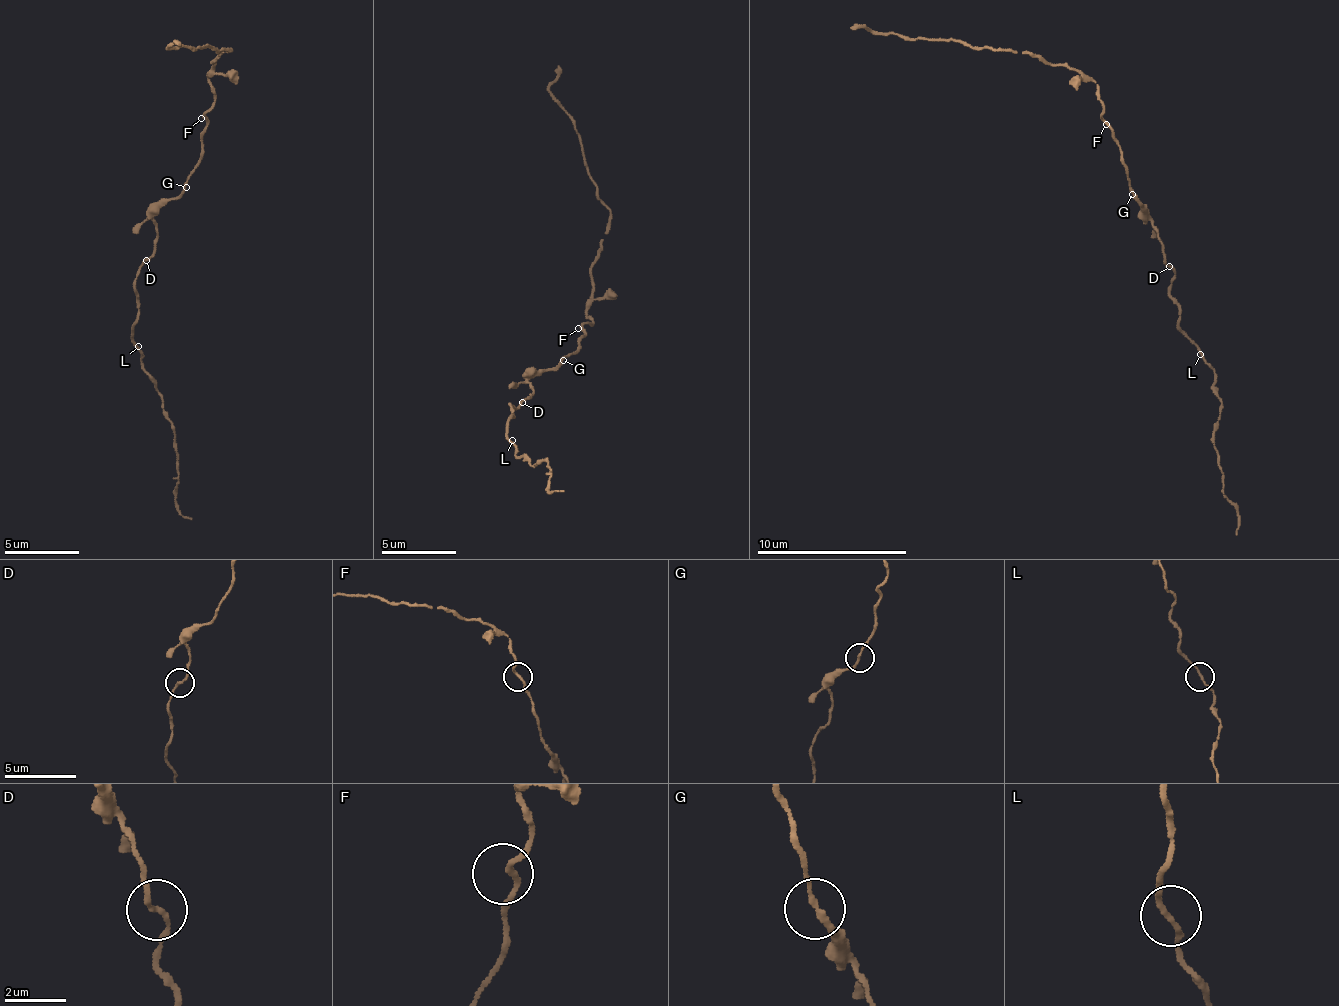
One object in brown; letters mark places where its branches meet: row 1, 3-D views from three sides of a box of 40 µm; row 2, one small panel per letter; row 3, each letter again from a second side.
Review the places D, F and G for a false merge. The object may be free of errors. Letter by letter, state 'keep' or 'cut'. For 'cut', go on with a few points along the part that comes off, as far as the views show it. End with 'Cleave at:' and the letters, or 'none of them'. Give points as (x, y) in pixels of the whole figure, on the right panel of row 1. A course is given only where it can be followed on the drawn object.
D: keep
F: keep
G: keep
Cleave at: none of them

